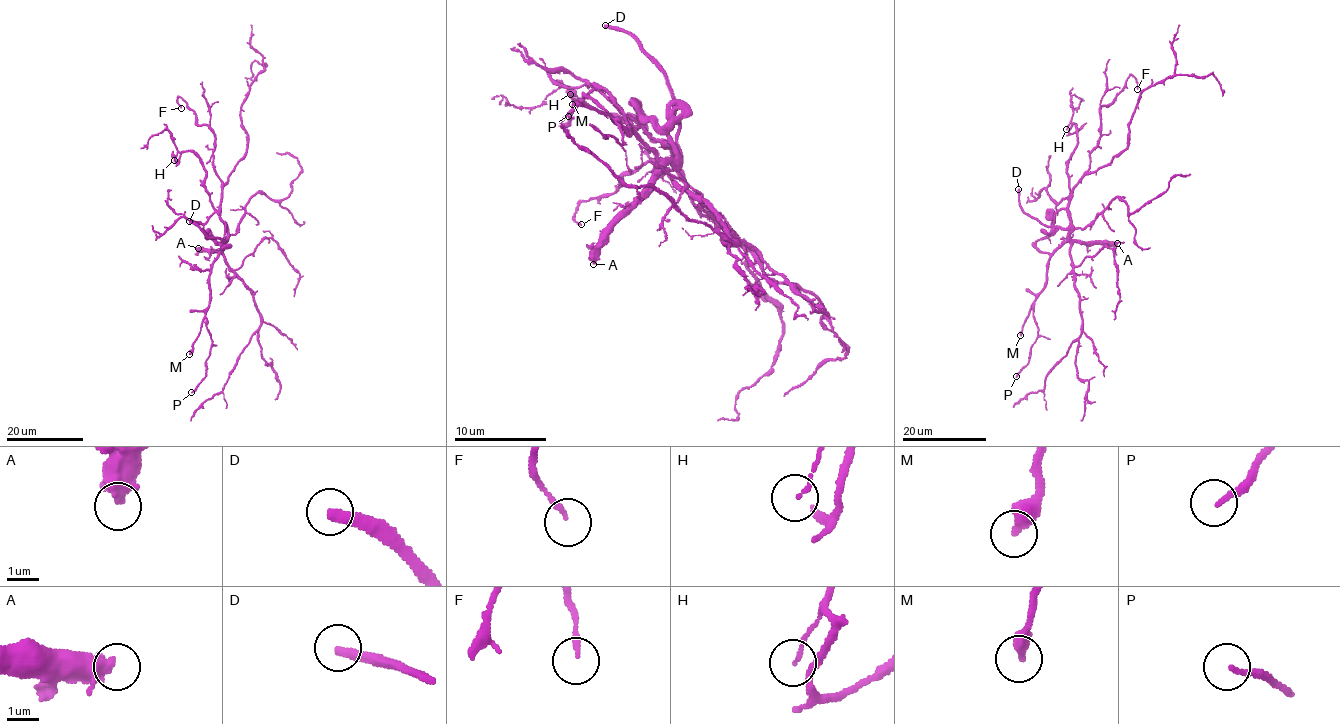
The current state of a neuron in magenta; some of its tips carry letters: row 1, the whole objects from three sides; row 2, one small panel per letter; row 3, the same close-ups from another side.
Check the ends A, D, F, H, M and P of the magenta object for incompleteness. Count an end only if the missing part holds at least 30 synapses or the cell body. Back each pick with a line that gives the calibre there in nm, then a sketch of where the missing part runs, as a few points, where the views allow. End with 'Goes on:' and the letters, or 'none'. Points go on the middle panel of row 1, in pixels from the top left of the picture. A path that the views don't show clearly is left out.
A: calibre 400 nm
D: calibre 340 nm
Goes on: A, D

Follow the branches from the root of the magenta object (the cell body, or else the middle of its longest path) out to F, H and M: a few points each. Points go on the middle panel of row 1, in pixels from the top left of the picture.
F: (669, 145), (673, 167), (631, 169), (577, 207), (581, 224)
H: (669, 145), (654, 141), (639, 118), (637, 120), (642, 123), (634, 128), (610, 113), (592, 110), (570, 94)
M: (669, 145), (679, 158), (666, 164), (634, 132), (628, 137), (610, 116), (572, 104)

